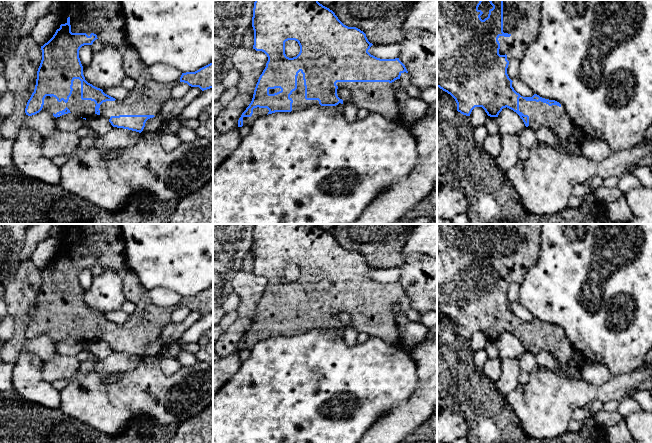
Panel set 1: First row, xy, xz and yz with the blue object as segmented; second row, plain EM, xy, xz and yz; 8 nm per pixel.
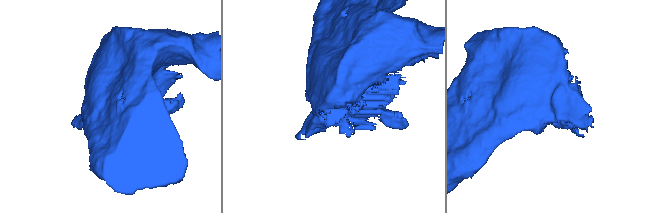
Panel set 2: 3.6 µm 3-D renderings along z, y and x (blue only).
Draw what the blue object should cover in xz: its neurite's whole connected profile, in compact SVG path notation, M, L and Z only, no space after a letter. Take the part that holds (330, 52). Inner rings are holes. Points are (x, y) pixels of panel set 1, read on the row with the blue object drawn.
M255 0L252 27L253 49L264 52L268 61L258 79L251 103L238 120L238 127L252 126L257 119L275 112L300 111L317 104L343 104L343 100L337 95L338 88L350 91L350 100L357 109L378 113L391 121L398 118L396 91L392 88L392 83L400 79L402 73L408 73L405 65L399 58L380 59L371 55L368 50L373 44L368 41L366 34L356 27L344 25L332 10L318 0ZM288 40L295 40L300 46L296 57L289 58L285 54L285 42Z

